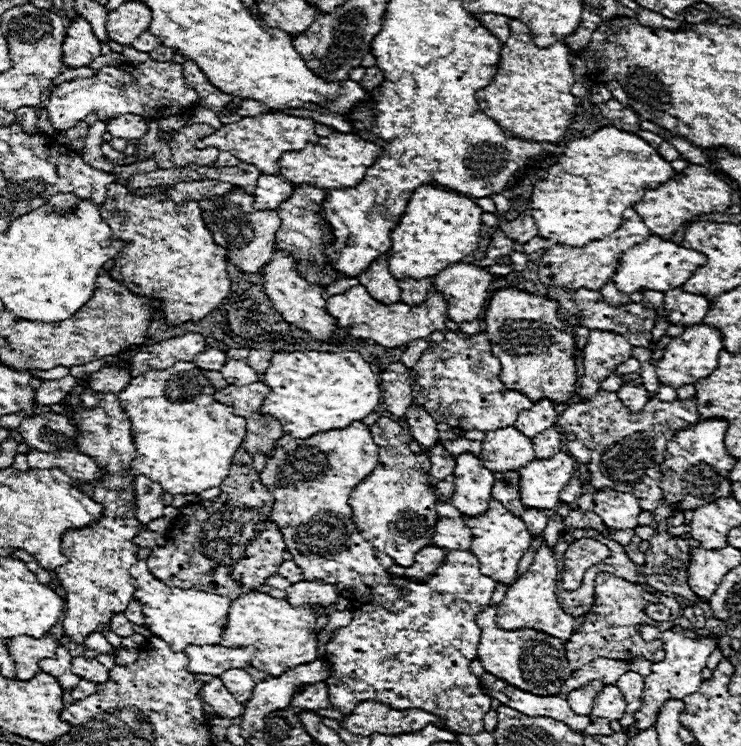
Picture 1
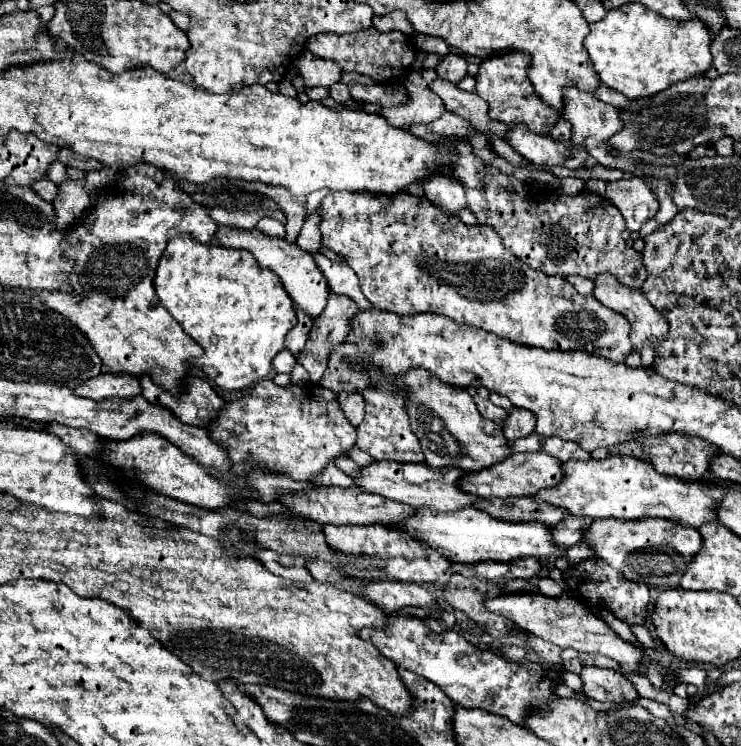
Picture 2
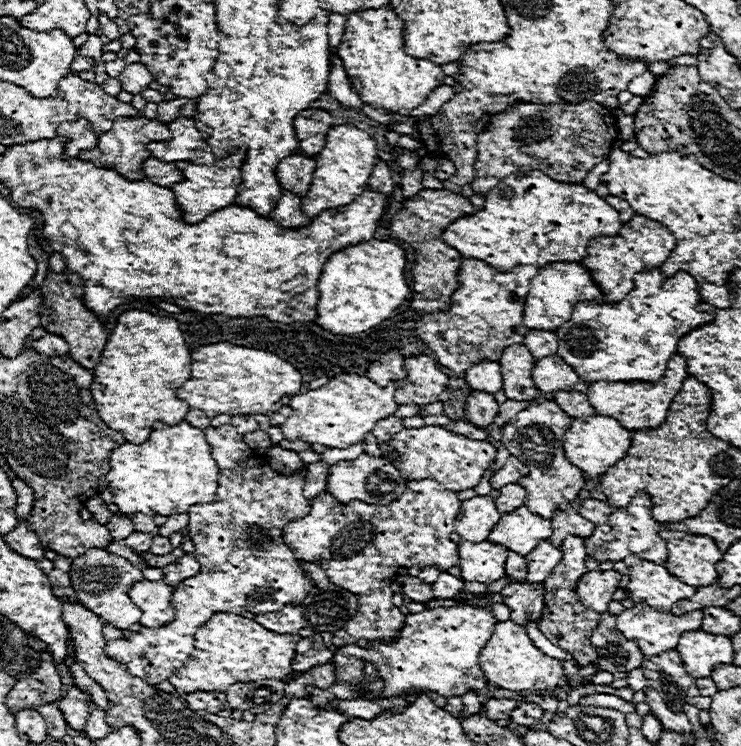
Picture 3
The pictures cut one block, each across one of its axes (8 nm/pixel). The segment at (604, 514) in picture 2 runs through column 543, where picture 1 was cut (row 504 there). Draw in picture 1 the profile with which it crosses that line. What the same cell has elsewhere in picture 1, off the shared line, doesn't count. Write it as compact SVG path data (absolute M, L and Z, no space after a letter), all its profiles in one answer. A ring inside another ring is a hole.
M492 500L490 508L482 516L476 516L476 518L464 516L464 522L468 522L474 536L470 550L472 554L476 554L480 562L480 572L490 576L494 582L500 582L506 586L514 584L518 580L518 562L526 554L532 542L532 534L528 532L526 524L518 516L508 512L498 500Z

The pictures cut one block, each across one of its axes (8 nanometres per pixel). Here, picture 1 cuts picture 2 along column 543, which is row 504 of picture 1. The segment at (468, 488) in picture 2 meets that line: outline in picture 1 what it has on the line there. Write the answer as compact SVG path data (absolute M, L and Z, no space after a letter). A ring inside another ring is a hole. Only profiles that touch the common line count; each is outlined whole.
M460 454L454 468L454 496L452 504L464 516L478 516L488 510L494 474L486 470L474 454Z

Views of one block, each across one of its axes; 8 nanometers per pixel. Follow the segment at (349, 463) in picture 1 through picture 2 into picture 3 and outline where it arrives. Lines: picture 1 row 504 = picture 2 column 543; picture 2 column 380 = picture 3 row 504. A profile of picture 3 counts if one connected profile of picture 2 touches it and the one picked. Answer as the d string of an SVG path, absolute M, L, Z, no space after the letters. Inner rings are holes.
M208 426L204 434L212 458L220 466L220 478L216 498L210 504L188 510L188 530L196 546L194 556L202 570L196 578L188 578L188 582L180 582L174 588L172 606L176 606L176 618L168 626L158 626L156 630L142 628L130 638L108 642L108 656L124 662L132 676L142 678L150 686L168 680L186 662L196 642L196 630L212 614L220 610L264 614L282 610L288 604L300 606L314 586L282 538L282 528L288 522L310 514L310 500L304 498L302 490L308 464L298 474L282 476L266 460L258 458L234 426Z

